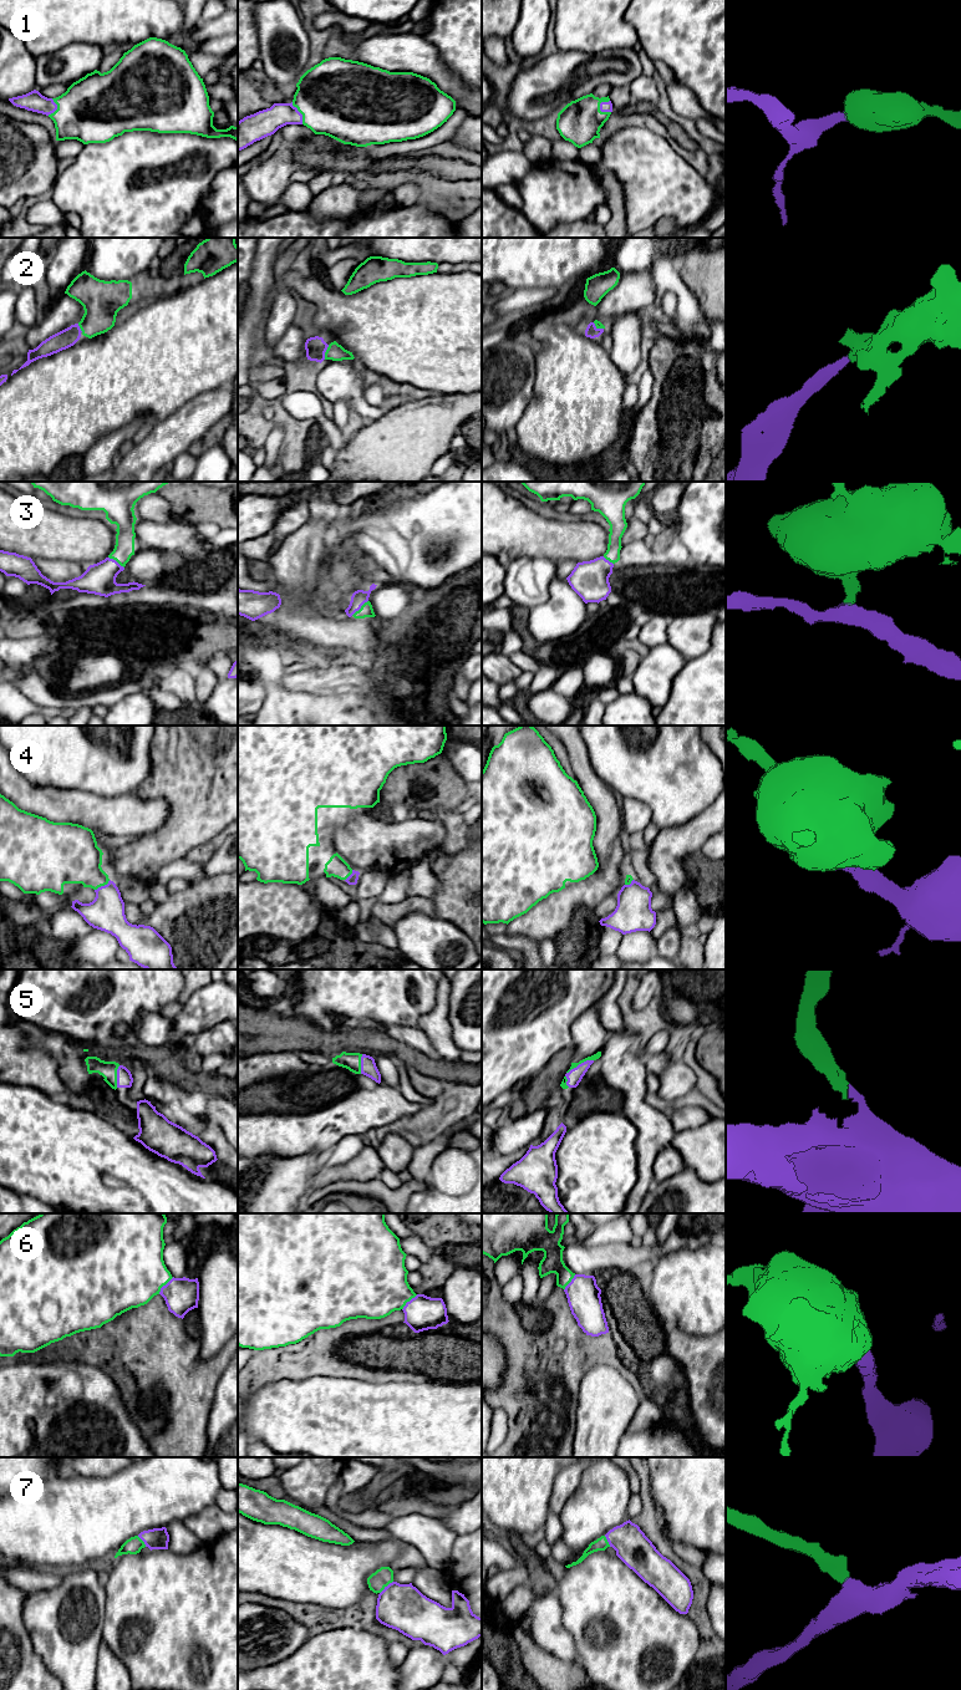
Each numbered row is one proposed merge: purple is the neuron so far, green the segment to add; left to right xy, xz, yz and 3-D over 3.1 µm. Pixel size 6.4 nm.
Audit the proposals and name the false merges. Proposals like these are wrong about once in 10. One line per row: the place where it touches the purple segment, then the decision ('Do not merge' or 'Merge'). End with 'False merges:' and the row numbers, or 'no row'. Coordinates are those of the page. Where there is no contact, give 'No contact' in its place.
1: Touches purple at yz (600, 103). Merge
2: Touches purple at xz (325, 351). Merge
3: Touches purple at xz (359, 609). Merge
4: Touches purple at xy (102, 886). Merge
5: Touches purple at yz (579, 1064). Merge
6: Touches purple at xy (166, 1284). Merge
7: Touches purple at xz (386, 1587). Merge
False merges: no row

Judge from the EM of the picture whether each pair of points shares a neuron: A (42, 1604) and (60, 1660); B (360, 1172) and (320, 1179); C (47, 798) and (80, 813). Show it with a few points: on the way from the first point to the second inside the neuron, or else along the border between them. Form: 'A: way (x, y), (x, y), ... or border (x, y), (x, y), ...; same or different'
A: way (52, 1618), (56, 1633), (60, 1637), (60, 1647); same
B: way (350, 1172), (330, 1174); same
C: way (55, 804), (72, 805); same

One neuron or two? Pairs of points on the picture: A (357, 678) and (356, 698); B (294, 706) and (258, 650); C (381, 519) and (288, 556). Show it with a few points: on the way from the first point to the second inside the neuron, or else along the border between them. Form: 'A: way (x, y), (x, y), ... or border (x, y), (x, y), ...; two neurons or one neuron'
A: border (352, 687), (372, 691); two neurons
B: way (280, 693), (271, 683), (271, 672), (265, 663); one neuron
C: border (345, 514), (335, 518), (329, 524), (329, 540); two neurons

